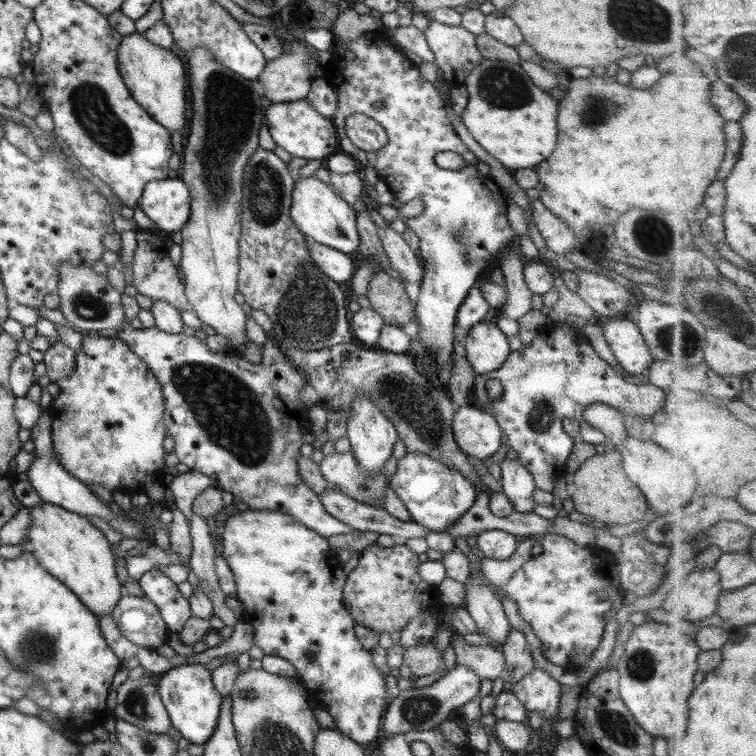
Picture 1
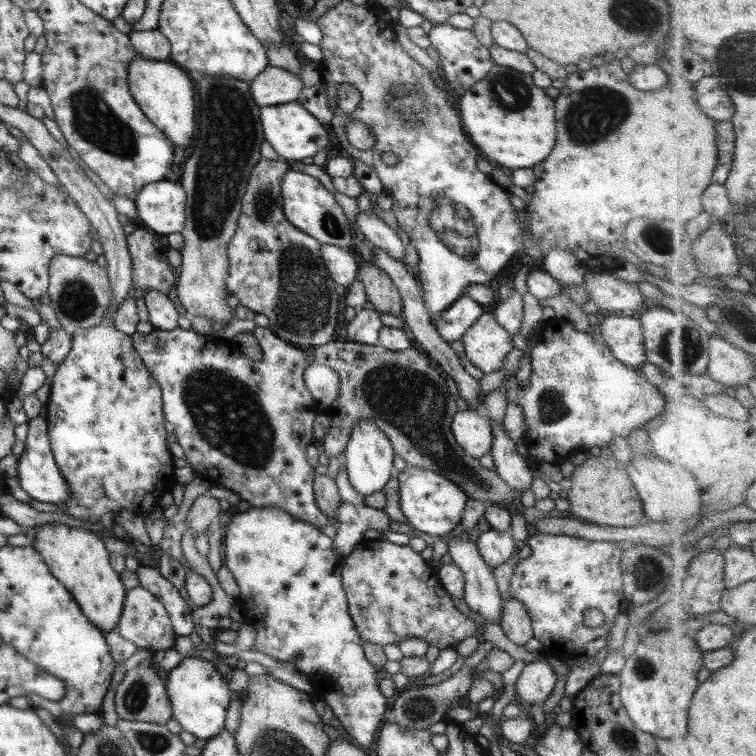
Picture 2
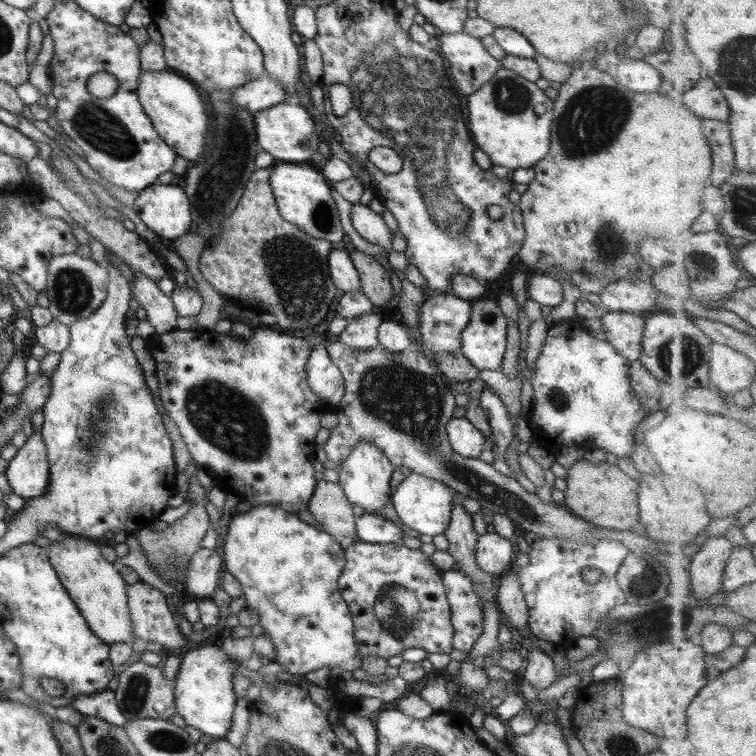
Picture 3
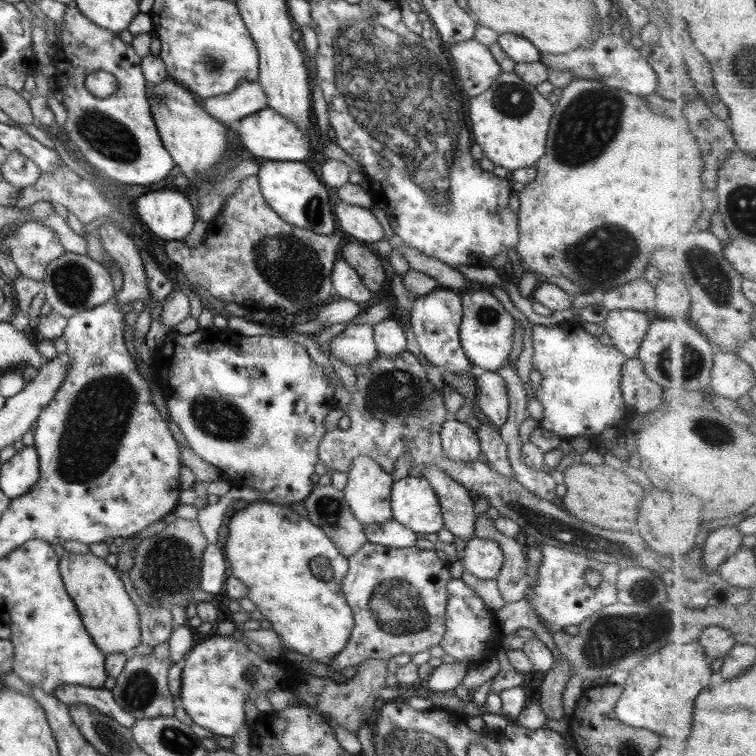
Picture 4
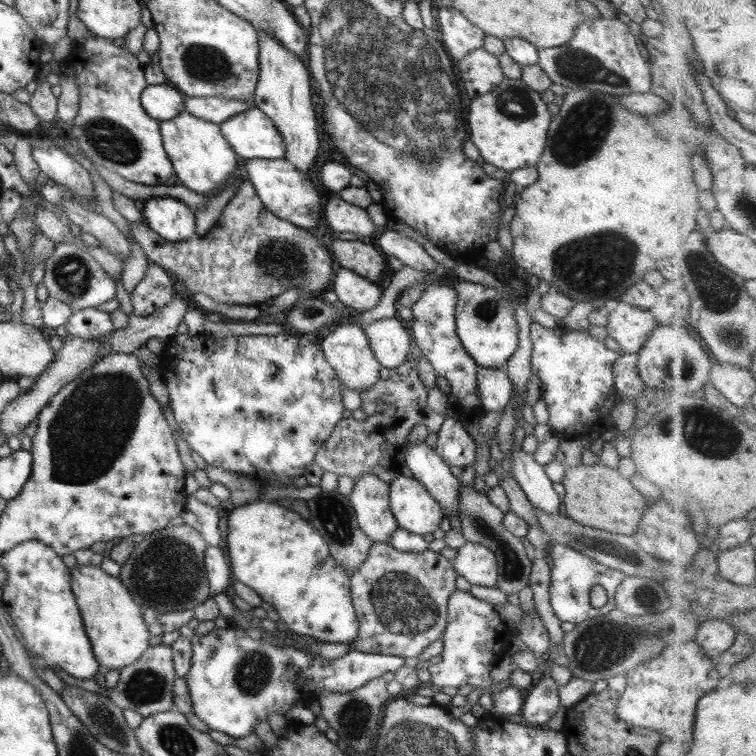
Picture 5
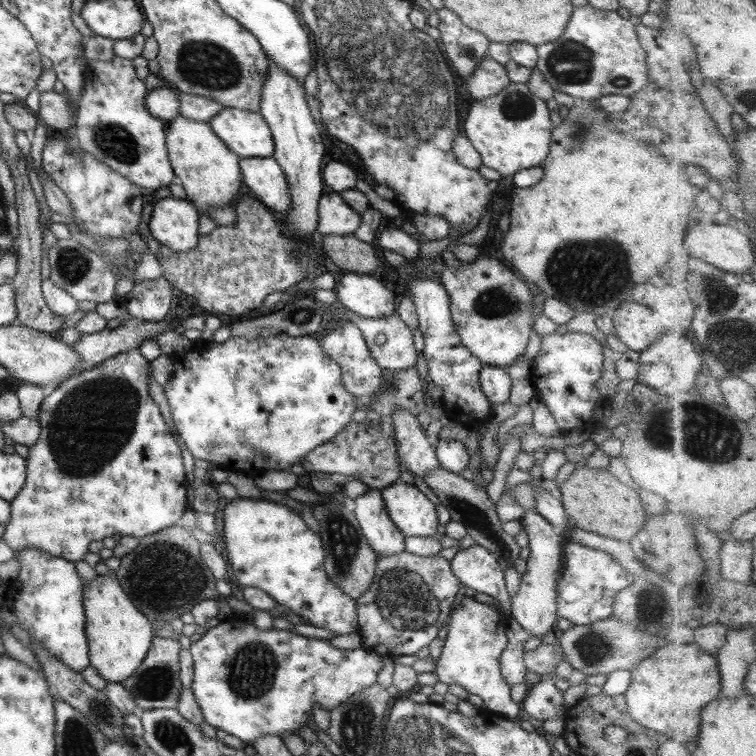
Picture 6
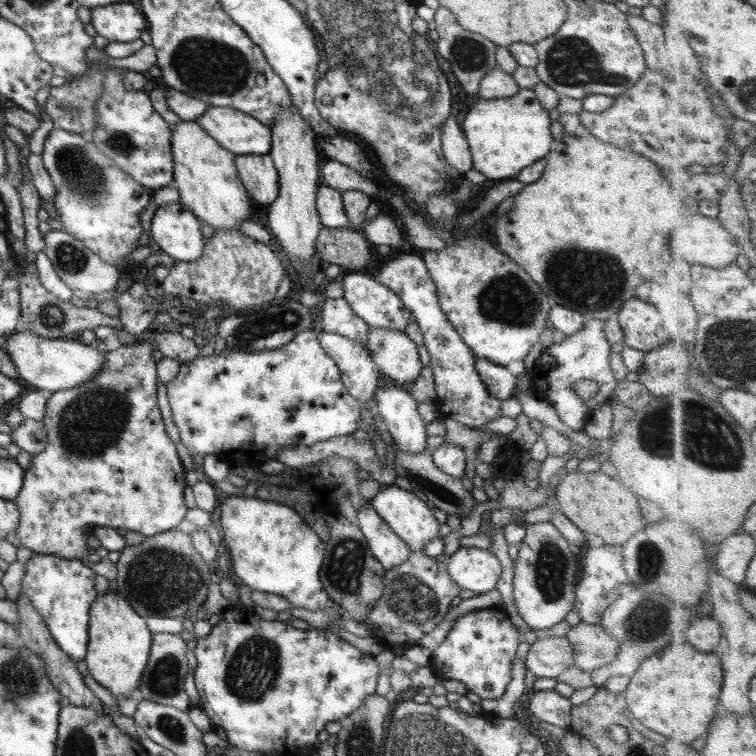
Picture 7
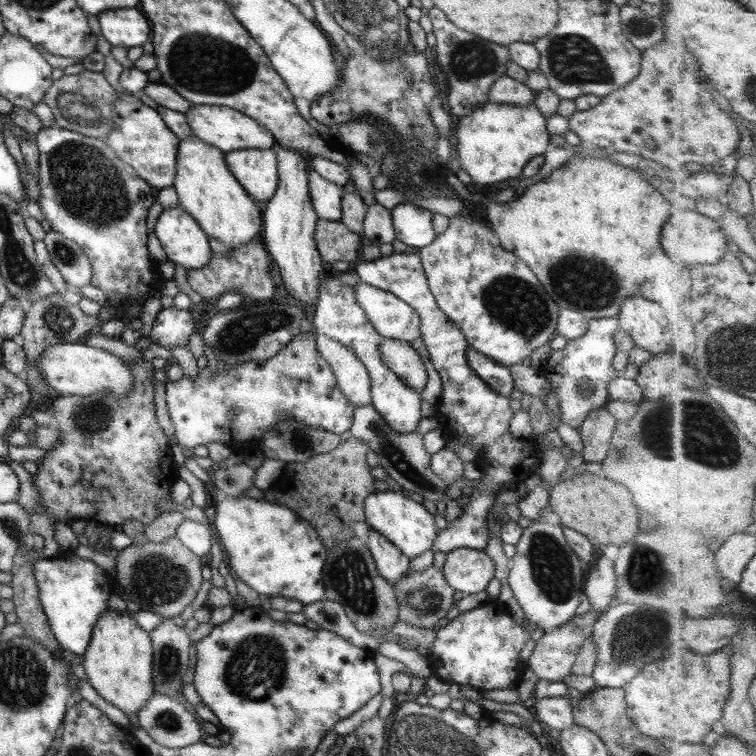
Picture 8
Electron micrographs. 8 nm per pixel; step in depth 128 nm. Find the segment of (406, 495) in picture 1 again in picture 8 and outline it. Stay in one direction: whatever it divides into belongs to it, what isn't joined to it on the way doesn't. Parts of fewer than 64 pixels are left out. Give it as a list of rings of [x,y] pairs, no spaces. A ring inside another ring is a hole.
[[[377,491],[367,495],[363,503],[363,518],[368,528],[386,538],[409,560],[429,550],[436,537],[437,530],[433,523],[433,515],[426,511],[422,504],[399,492]]]

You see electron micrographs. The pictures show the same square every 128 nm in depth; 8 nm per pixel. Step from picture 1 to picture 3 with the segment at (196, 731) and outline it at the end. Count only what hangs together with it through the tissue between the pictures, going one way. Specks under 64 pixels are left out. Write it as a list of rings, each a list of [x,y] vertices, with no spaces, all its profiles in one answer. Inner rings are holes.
[[[213,645],[191,647],[180,657],[180,665],[174,680],[174,705],[187,725],[202,735],[223,739],[229,726],[235,706],[235,694],[231,677],[237,673],[240,662],[229,659],[227,655]]]

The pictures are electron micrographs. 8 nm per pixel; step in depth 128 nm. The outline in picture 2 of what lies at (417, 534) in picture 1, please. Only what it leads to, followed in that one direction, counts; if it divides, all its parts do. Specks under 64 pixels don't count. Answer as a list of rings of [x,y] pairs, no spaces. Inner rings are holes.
[[[343,502],[337,509],[337,529],[332,538],[335,554],[343,560],[362,538],[362,532],[375,529],[386,532],[389,526],[383,510]]]

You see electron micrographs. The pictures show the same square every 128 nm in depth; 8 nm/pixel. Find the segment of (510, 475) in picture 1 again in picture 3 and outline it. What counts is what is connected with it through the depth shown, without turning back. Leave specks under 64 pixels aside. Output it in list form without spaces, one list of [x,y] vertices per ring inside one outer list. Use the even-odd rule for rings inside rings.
[[[485,385],[481,391],[479,407],[483,410],[492,432],[493,453],[495,457],[504,459],[505,449],[513,438],[512,422],[509,421],[510,416],[501,400],[488,385]]]

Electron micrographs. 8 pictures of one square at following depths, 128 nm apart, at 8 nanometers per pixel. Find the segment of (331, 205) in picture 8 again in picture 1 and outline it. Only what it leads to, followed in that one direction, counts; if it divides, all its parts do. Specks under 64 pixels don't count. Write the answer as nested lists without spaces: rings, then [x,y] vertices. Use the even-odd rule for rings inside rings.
[[[389,224],[377,227],[376,231],[381,246],[386,252],[388,262],[391,263],[392,269],[402,276],[401,280],[411,284],[417,284],[417,282],[420,284],[422,263],[419,261],[417,253],[409,248],[401,235],[393,231]]]

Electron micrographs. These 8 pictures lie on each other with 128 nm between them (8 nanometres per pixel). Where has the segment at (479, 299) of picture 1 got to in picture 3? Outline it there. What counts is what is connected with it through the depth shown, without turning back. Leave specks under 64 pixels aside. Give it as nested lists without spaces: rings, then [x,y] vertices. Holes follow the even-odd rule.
[[[452,294],[426,296],[419,308],[418,344],[427,354],[460,351],[461,332],[470,315],[470,301]]]

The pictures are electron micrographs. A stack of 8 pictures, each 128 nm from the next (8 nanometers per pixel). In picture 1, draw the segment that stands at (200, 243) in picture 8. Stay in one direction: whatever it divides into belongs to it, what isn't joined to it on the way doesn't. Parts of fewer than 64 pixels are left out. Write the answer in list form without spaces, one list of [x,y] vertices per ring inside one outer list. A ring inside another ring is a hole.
[[[169,177],[144,184],[138,207],[163,232],[179,232],[189,216],[189,195],[183,181]]]

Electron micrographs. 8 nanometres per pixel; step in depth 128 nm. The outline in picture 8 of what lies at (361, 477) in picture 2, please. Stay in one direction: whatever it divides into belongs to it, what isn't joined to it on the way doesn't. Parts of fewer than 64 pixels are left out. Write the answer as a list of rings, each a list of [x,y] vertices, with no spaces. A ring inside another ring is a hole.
[[[369,528],[367,550],[372,556],[377,572],[390,584],[396,584],[409,568],[409,558],[403,556],[391,542]]]

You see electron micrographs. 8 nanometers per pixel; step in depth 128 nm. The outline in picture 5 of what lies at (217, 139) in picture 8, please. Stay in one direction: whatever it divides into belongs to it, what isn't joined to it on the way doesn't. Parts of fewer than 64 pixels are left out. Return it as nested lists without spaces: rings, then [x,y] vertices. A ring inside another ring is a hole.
[[[249,107],[218,125],[221,137],[236,156],[265,160],[283,158],[283,139],[258,108]]]

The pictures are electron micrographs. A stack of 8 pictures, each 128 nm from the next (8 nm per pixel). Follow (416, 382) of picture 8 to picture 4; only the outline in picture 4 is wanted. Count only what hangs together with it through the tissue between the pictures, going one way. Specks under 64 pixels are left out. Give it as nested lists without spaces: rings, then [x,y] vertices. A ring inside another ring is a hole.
[[[382,320],[372,325],[372,329],[375,349],[379,355],[393,359],[406,351],[406,334],[395,320]]]

